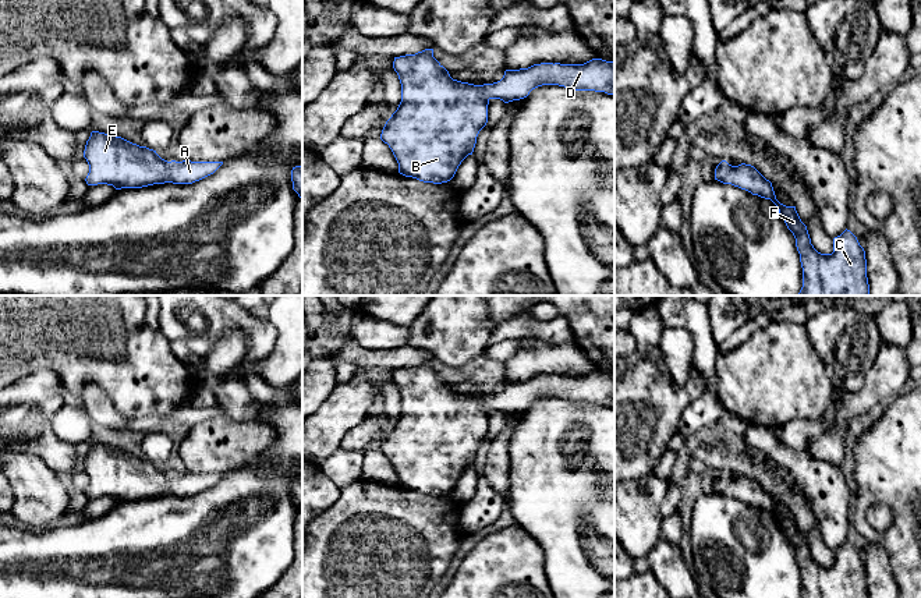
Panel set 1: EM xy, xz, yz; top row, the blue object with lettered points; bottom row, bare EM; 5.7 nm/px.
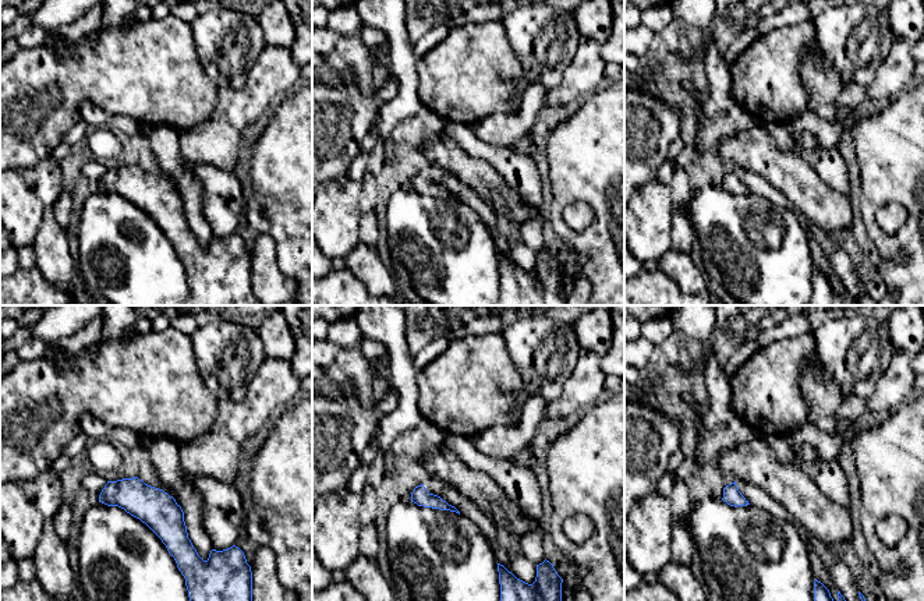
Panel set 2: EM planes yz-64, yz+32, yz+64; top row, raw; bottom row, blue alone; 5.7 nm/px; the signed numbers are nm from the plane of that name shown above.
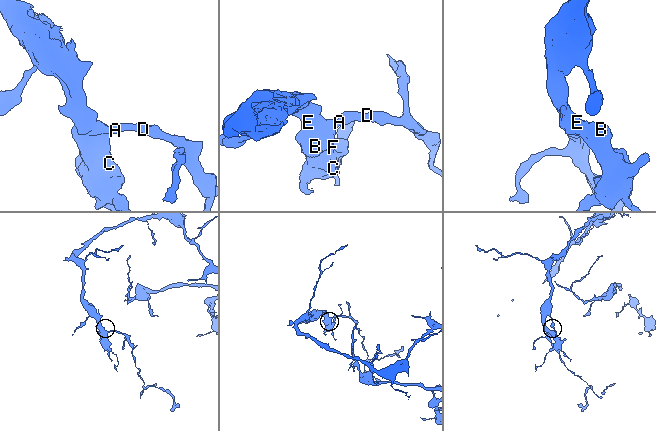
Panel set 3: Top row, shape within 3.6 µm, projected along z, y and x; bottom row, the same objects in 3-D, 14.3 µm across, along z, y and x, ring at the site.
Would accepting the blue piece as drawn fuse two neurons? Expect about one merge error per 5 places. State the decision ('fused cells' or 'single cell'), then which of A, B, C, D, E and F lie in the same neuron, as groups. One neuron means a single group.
single cell | A B C D E F

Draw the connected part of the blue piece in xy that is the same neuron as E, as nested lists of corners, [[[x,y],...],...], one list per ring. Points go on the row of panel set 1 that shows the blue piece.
[[[92,131],[84,158],[89,164],[88,185],[107,184],[116,190],[153,184],[192,184],[213,174],[223,162],[167,162],[156,151],[121,137]]]

